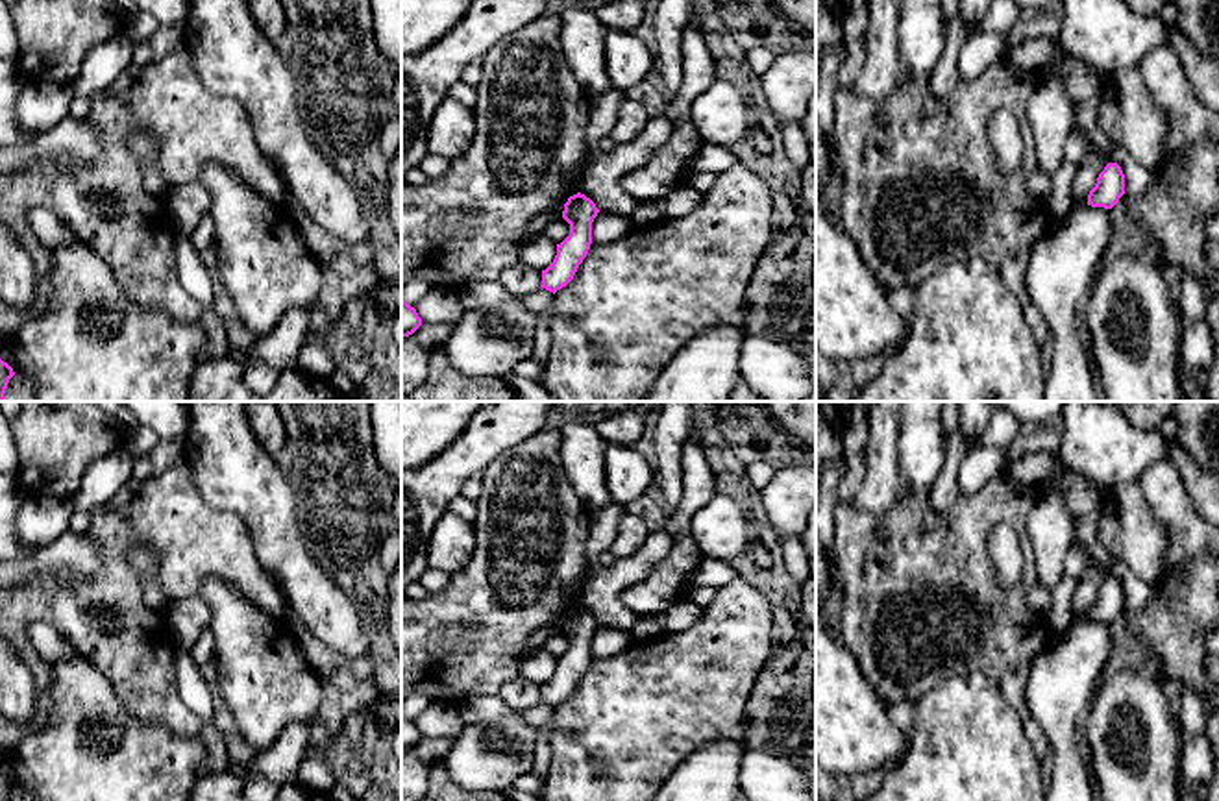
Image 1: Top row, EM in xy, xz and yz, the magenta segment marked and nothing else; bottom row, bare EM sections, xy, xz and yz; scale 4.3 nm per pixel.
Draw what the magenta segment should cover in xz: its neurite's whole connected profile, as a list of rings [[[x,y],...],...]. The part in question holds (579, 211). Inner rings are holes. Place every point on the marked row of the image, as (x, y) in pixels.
[[[577,192],[564,203],[562,218],[570,224],[570,235],[557,244],[553,263],[542,270],[542,289],[557,292],[566,287],[592,244],[592,222],[599,209],[585,194]]]

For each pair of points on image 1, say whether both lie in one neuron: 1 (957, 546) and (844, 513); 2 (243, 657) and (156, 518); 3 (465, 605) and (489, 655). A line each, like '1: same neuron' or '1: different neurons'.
1: same neuron
2: different neurons
3: same neuron

